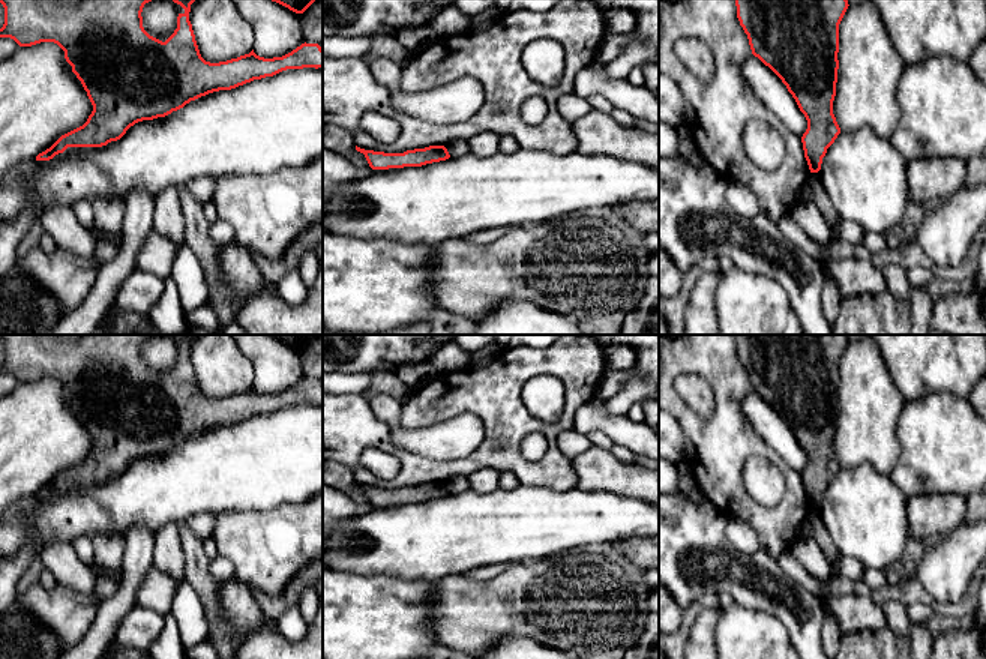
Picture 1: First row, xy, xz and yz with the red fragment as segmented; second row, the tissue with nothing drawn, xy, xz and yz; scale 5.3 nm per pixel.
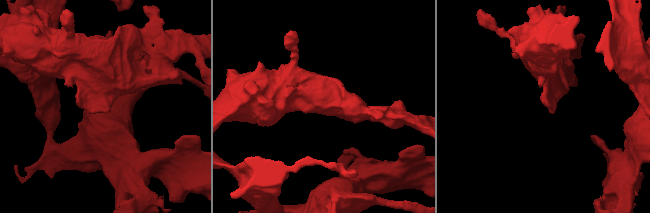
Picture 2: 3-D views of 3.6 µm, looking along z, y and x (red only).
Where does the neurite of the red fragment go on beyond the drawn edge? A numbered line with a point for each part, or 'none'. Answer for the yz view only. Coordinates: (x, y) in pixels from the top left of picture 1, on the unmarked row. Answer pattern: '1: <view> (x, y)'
none

